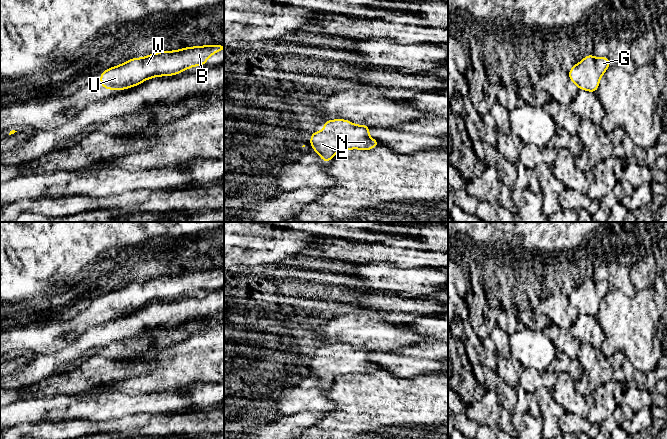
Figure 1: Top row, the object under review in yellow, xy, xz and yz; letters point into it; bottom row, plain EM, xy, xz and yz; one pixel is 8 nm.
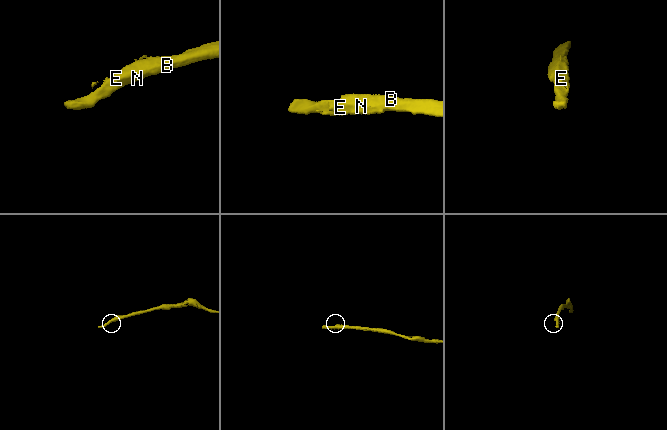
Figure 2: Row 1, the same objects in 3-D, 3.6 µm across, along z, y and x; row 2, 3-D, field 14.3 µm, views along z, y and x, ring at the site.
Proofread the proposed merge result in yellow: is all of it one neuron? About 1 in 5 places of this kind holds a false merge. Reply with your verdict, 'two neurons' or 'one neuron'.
one neuron

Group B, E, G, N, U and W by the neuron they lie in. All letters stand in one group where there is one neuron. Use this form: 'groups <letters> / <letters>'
groups B E G N U W

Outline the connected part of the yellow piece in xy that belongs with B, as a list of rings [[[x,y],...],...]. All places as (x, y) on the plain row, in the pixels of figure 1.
[[[206,269],[132,282],[103,295],[100,298],[100,307],[108,314],[129,313],[150,302],[172,300],[193,290],[205,289],[209,280],[222,274],[224,269]]]

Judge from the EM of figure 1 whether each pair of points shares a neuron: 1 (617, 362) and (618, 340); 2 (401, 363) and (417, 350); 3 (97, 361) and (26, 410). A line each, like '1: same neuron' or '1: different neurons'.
1: different neurons
2: same neuron
3: different neurons

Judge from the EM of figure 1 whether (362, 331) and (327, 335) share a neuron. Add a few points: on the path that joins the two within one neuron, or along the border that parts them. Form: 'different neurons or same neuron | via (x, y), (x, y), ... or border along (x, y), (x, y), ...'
same neuron | via (353, 331), (336, 331)

